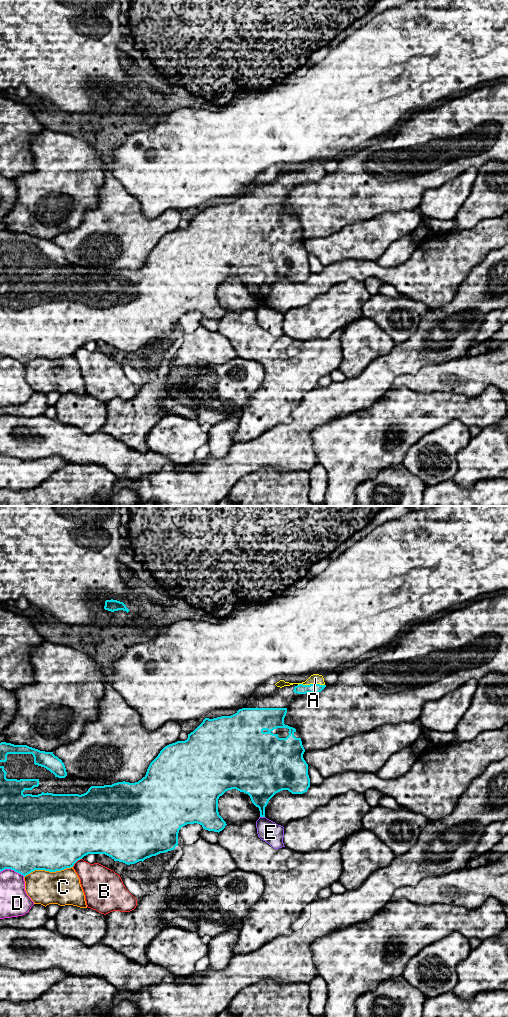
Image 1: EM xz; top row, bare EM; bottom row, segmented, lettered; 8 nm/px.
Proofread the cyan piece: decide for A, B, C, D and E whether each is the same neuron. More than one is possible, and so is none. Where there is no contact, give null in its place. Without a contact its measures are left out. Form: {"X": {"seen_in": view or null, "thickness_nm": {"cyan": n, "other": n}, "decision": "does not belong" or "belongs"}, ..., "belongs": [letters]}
{"A": {"seen_in": "xz", "thickness_nm": {"cyan": 80, "other": 80}, "decision": "belongs"}, "B": {"seen_in": "xz", "thickness_nm": {"cyan": 500, "other": 280}, "decision": "does not belong"}, "C": {"seen_in": "xz", "thickness_nm": {"cyan": 500, "other": 280}, "decision": "does not belong"}, "D": {"seen_in": "xz", "thickness_nm": {"cyan": 440, "other": 220}, "decision": "does not belong"}, "E": {"seen_in": "xz", "thickness_nm": {"cyan": 260, "other": 170}, "decision": "does not belong"}, "belongs": ["A"]}

